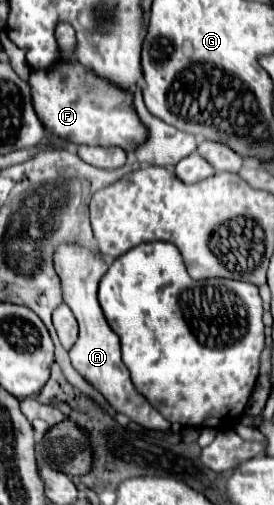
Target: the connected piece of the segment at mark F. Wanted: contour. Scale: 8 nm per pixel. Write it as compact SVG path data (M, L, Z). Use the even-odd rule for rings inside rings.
M58 23L56 39L60 47L60 61L52 69L32 71L28 79L32 87L32 101L42 125L56 137L74 145L120 147L126 153L142 145L148 139L148 131L134 109L132 91L116 87L104 77L98 77L90 67L78 63L74 29L68 23Z

